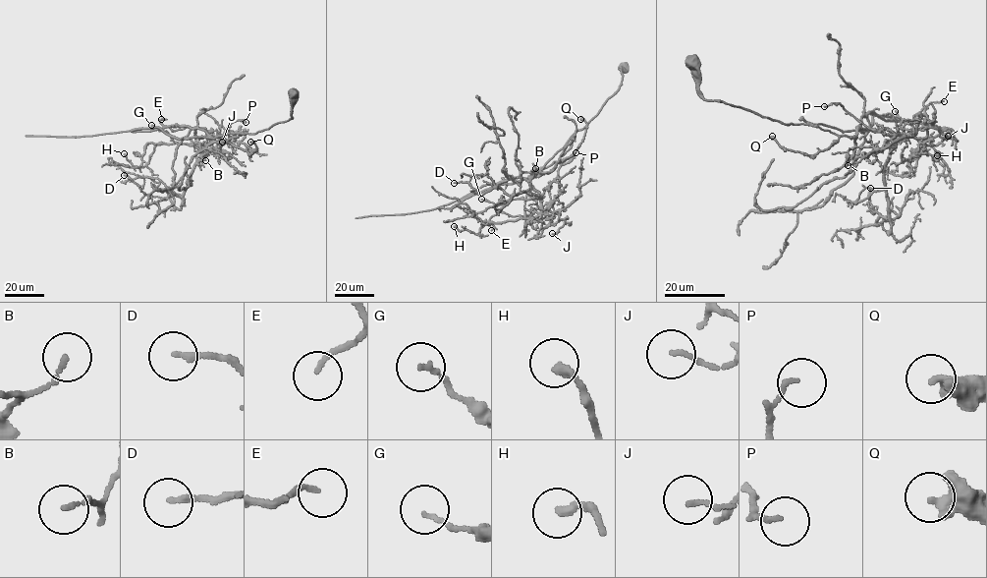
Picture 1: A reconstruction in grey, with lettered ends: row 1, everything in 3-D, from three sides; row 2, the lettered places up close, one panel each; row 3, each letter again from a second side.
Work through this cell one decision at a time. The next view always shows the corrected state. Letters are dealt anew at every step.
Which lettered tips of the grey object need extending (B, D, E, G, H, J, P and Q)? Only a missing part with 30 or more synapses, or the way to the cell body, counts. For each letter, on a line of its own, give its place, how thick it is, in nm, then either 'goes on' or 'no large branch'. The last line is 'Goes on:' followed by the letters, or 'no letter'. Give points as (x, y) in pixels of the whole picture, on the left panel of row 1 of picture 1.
B: (205, 160) | 150 nm | no large branch
D: (124, 175) | 200 nm | no large branch
E: (161, 119) | 120 nm | no large branch
G: (151, 125) | 120 nm | no large branch
H: (124, 153) | 260 nm | no large branch
J: (222, 142) | 130 nm | no large branch
P: (246, 122) | 130 nm | no large branch
Q: (250, 142) | 280 nm | no large branch
Goes on: no letter

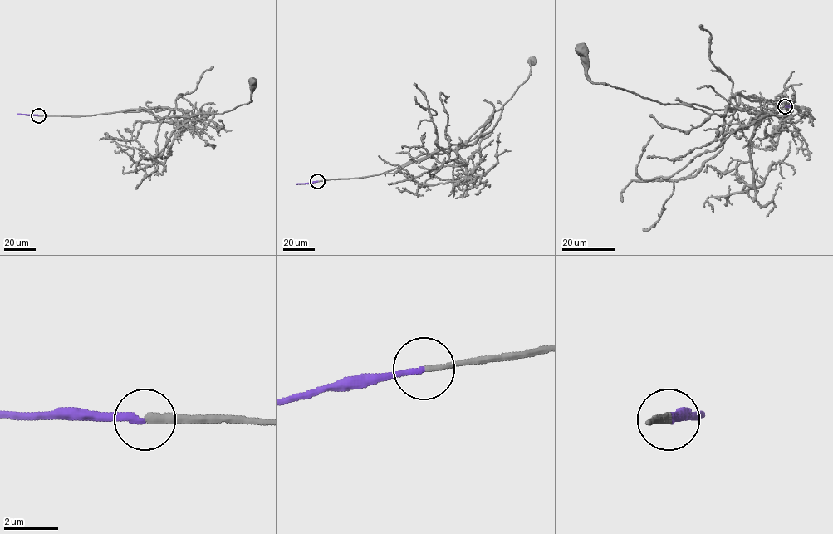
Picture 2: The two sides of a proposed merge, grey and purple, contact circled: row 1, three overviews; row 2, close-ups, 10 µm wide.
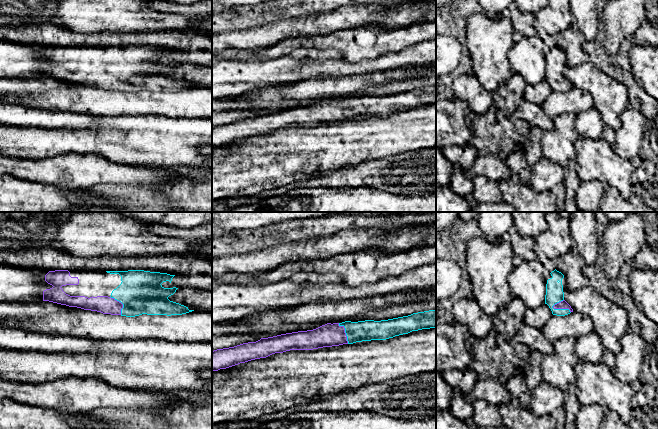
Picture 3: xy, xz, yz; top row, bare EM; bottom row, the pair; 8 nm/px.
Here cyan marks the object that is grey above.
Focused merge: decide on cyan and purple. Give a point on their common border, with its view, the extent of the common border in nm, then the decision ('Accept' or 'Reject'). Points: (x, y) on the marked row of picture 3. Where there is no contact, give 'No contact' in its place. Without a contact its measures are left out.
Touches cyan at yz (562, 309). Shared border 160 nm. Accept

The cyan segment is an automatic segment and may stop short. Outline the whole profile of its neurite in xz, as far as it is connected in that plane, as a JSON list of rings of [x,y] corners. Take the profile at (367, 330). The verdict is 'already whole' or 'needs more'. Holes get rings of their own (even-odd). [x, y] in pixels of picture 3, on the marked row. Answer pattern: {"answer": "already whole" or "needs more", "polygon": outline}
{"answer": "needs more", "polygon": [[[436,310],[381,321],[327,323],[313,330],[261,338],[256,342],[214,350],[212,371],[290,350],[313,350],[362,341],[386,340],[430,328],[436,328]]]}

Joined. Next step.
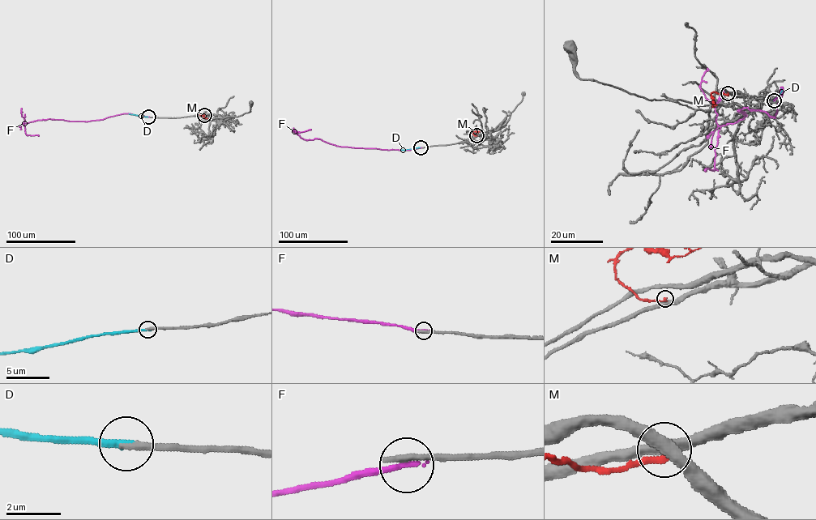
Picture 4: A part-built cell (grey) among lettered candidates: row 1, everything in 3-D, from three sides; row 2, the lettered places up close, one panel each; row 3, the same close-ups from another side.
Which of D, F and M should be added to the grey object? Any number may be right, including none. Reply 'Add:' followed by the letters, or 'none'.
Add: D

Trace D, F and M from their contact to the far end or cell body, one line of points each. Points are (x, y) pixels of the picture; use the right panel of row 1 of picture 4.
D: (773, 100), (783, 91), (781, 88)
F: (774, 100), (783, 92), (782, 87), (775, 117), (742, 108), (743, 117), (720, 127), (714, 171), (705, 171)
M: (728, 93), (728, 95), (713, 91), (711, 95), (715, 104), (711, 107)

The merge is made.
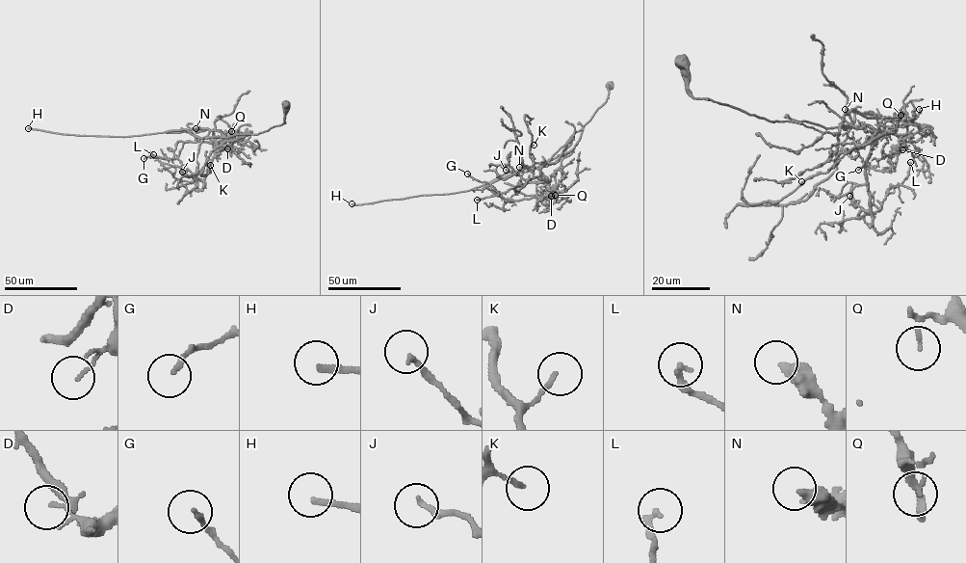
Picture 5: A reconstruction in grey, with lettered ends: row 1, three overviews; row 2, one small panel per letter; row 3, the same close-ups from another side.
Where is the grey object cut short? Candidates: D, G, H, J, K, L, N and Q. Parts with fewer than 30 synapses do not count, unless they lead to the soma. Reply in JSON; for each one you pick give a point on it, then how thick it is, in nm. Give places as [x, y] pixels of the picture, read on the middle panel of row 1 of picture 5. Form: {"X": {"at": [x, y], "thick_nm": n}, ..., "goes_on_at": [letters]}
{"H": {"at": [352, 203], "thick_nm": 200}, "goes_on_at": ["H"]}

